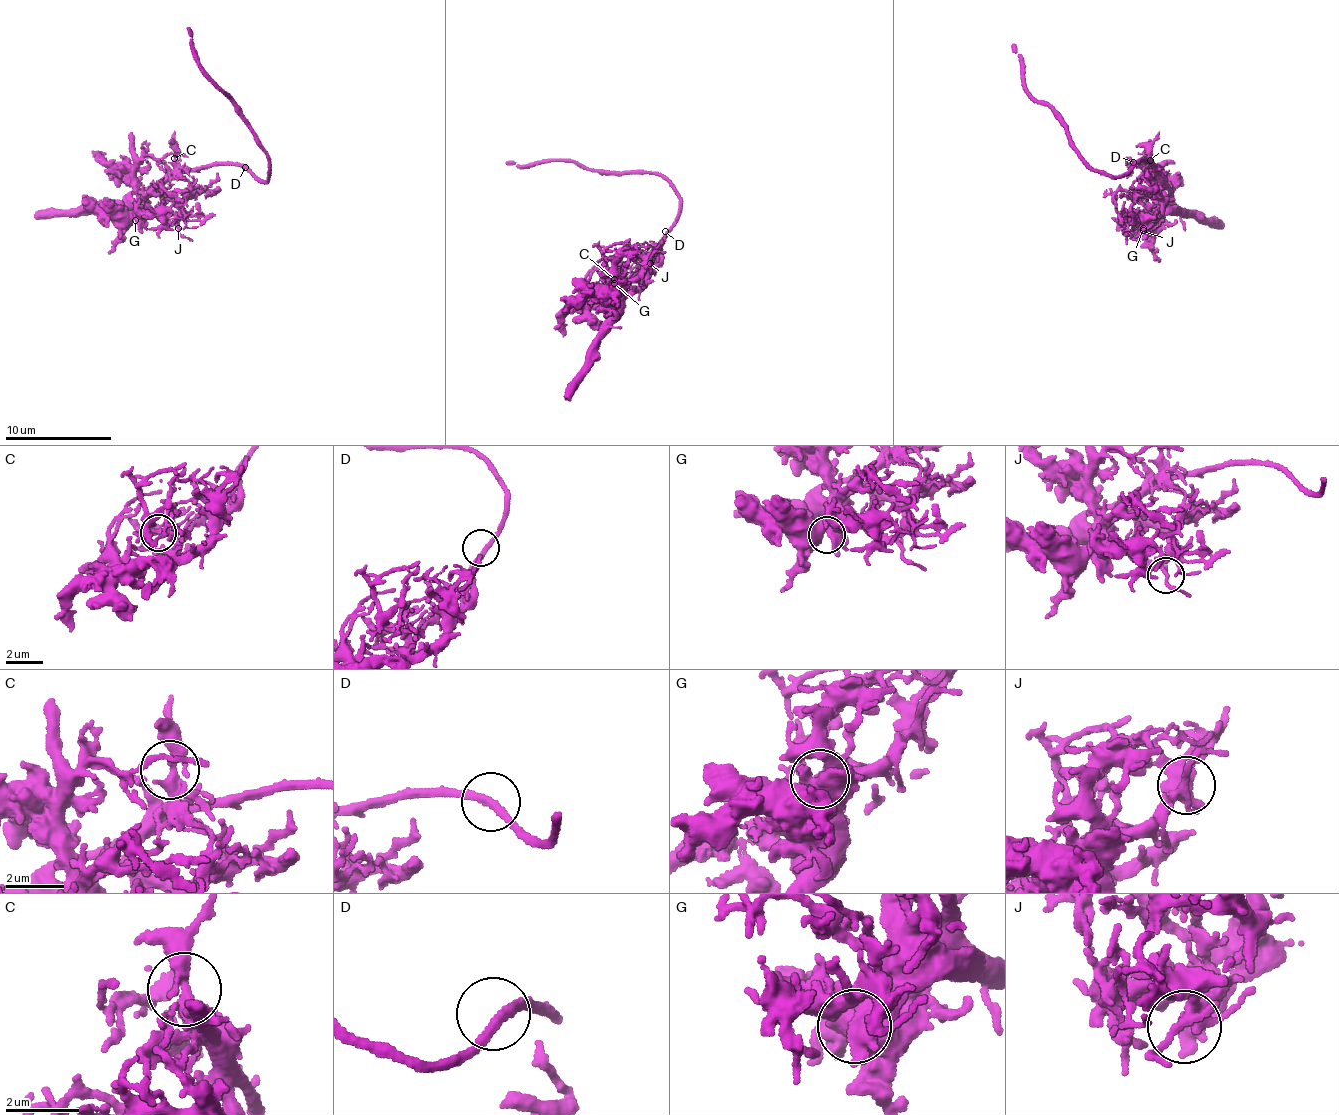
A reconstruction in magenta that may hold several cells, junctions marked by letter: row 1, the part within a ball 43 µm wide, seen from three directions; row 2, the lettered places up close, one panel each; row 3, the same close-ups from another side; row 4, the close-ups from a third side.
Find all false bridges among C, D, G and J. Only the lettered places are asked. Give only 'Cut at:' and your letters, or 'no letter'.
Cut at: no letter

